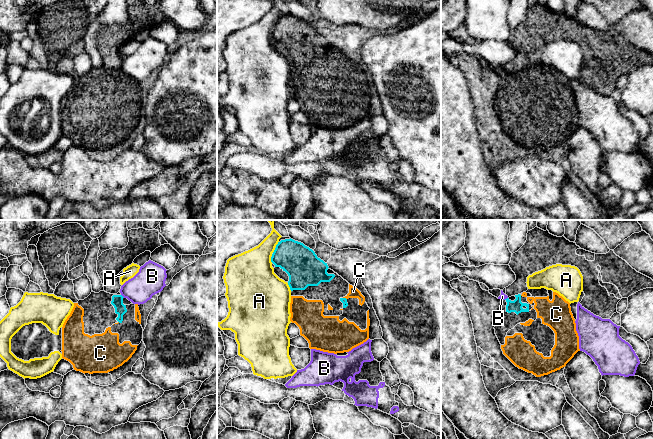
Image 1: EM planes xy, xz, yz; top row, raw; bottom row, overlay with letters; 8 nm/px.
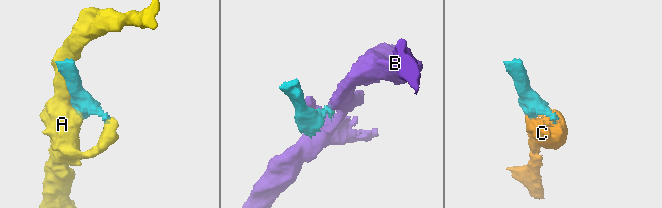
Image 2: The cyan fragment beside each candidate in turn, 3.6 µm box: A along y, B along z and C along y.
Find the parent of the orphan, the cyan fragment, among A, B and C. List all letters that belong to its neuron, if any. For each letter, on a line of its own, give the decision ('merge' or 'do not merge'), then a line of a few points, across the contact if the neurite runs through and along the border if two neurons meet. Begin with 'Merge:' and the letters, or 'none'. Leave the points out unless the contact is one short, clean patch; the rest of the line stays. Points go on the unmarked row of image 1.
Merge: C
A: do not merge
B: do not merge; line xy (121, 70), (124, 73)
C: merge

